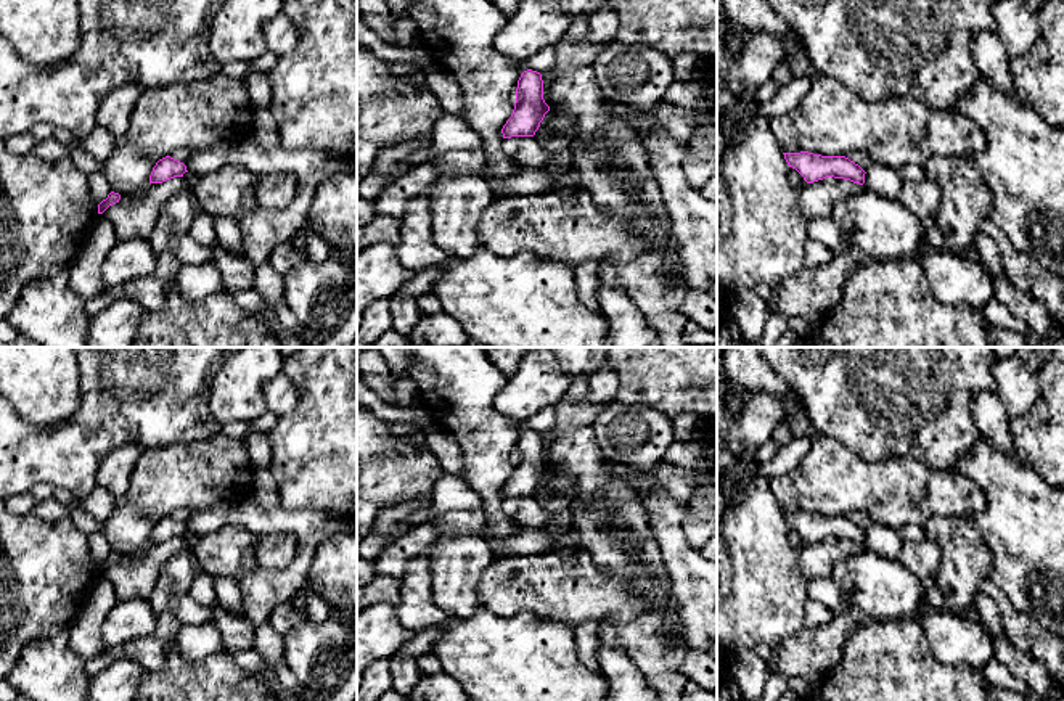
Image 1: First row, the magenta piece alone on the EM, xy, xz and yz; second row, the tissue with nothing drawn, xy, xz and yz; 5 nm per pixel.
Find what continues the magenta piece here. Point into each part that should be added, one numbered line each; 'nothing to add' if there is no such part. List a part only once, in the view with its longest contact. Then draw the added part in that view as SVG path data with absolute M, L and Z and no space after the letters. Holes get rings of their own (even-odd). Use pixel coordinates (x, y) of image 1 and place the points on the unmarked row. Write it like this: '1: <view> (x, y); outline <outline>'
nothing to add

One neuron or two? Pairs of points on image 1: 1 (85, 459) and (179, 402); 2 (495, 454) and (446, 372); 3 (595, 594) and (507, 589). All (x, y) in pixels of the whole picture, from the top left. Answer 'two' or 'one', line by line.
1: one
2: one
3: one

